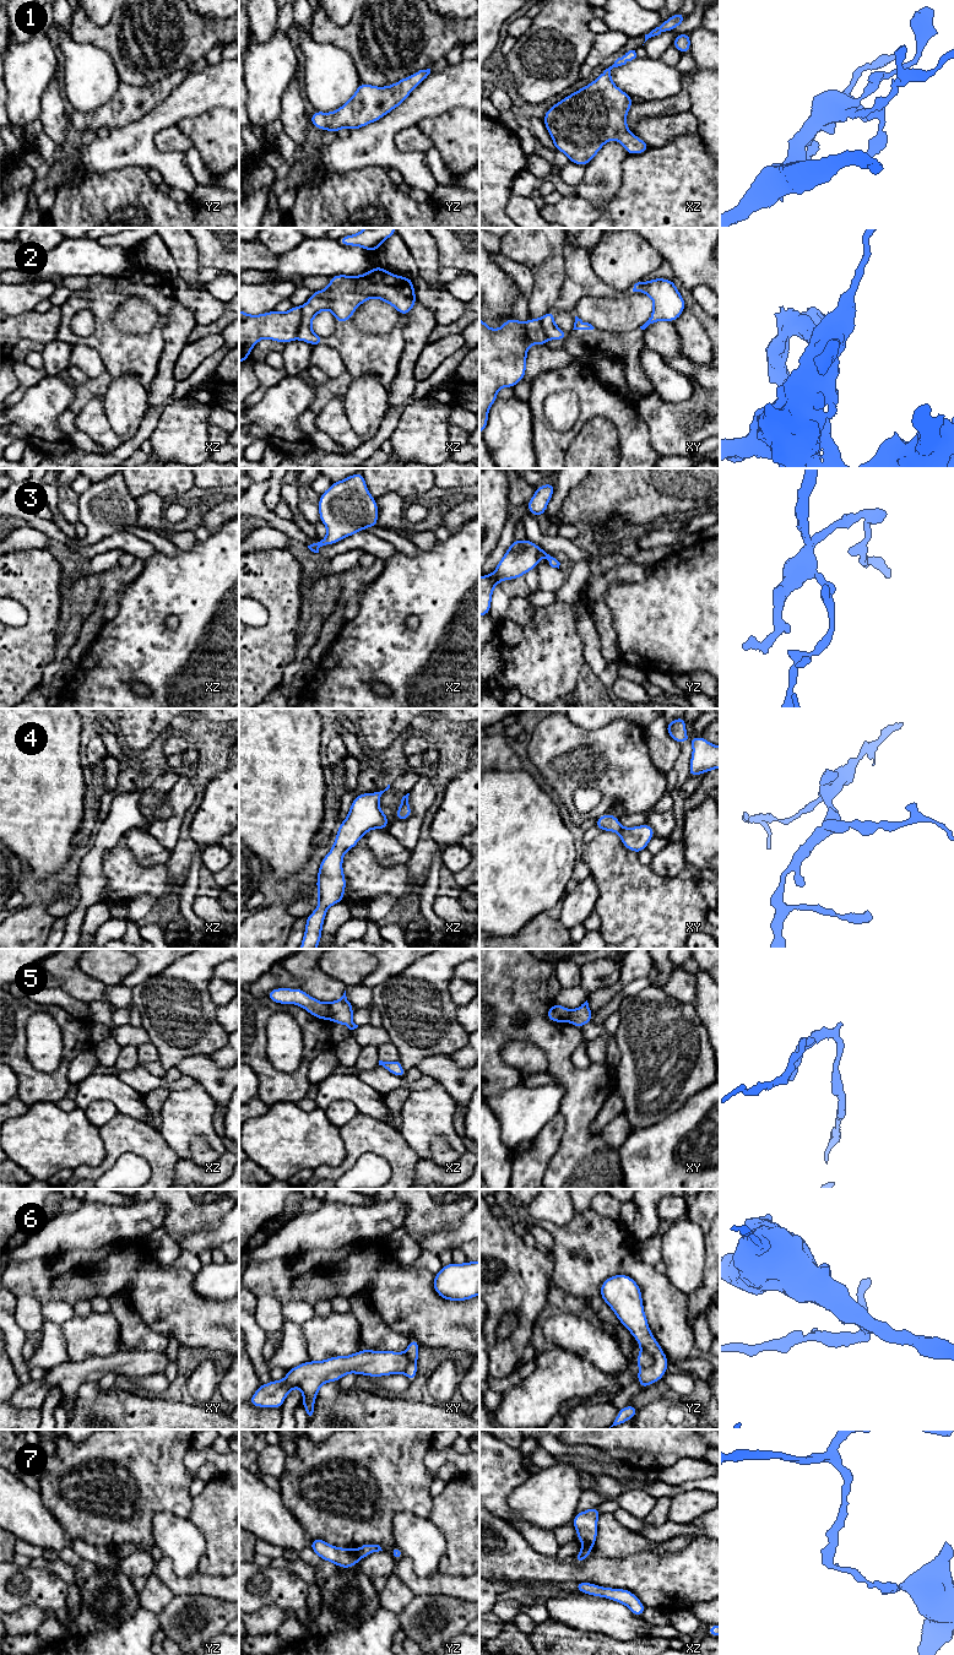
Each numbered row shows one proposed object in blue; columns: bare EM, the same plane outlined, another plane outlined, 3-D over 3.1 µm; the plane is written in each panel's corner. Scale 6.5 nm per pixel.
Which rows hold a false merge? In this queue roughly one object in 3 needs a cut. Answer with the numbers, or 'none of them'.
2, 5, 6, 7

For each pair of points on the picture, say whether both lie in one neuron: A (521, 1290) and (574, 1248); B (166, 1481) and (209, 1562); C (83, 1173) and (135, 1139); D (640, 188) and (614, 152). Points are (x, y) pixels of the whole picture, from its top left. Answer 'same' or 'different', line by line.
A: different
B: different
C: same
D: different

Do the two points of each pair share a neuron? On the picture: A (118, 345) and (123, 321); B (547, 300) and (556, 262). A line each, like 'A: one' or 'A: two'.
A: two
B: one

